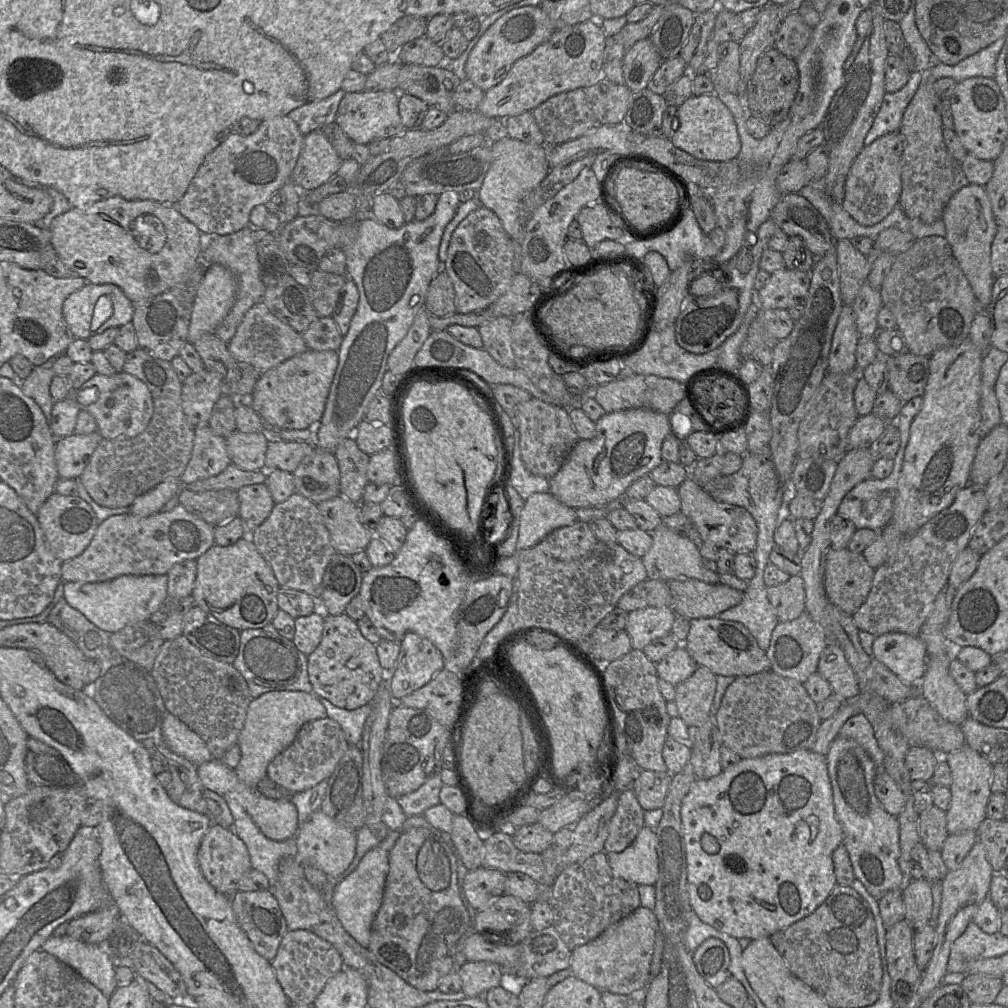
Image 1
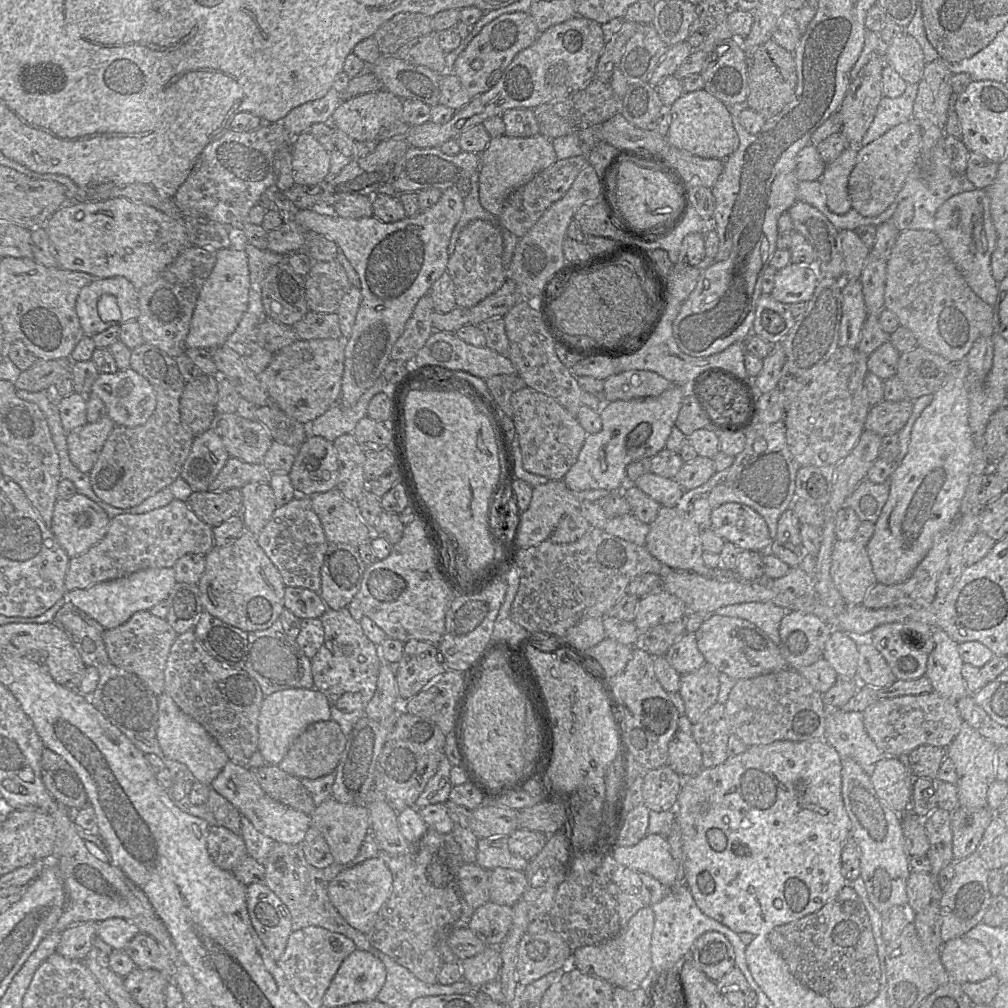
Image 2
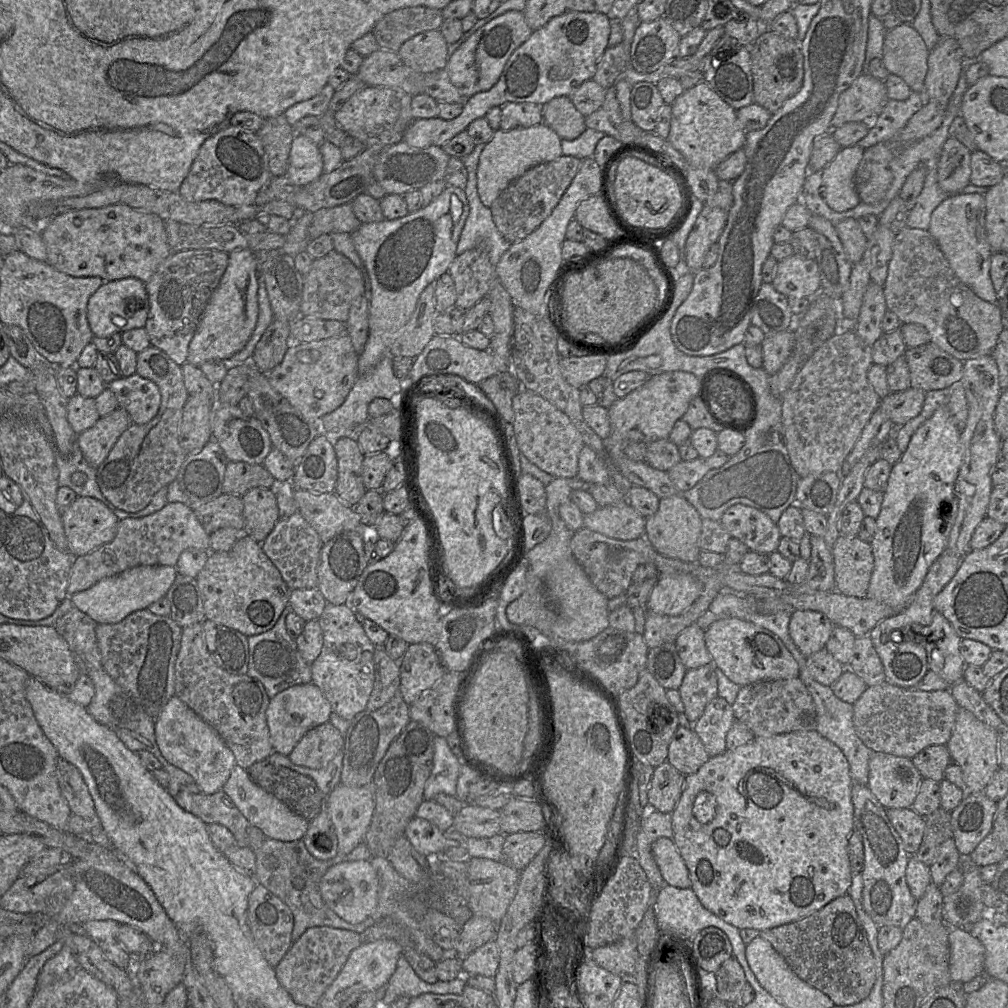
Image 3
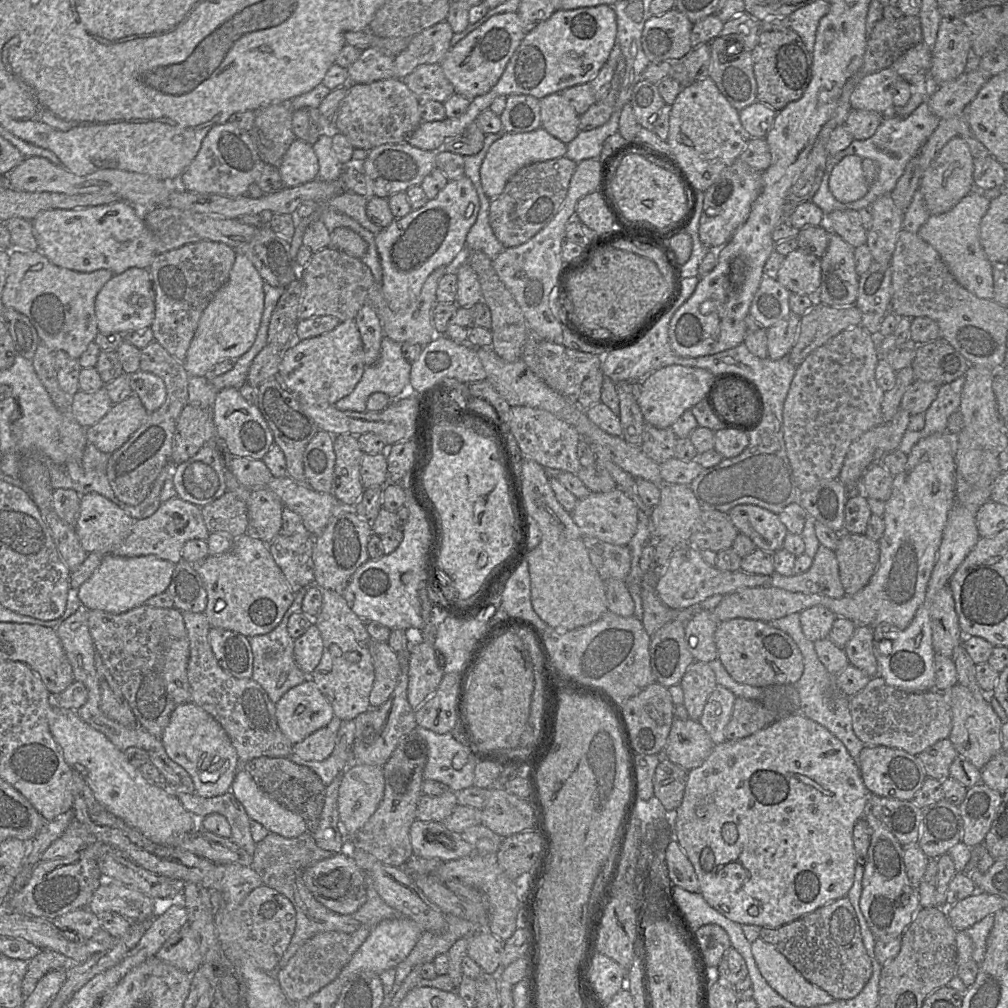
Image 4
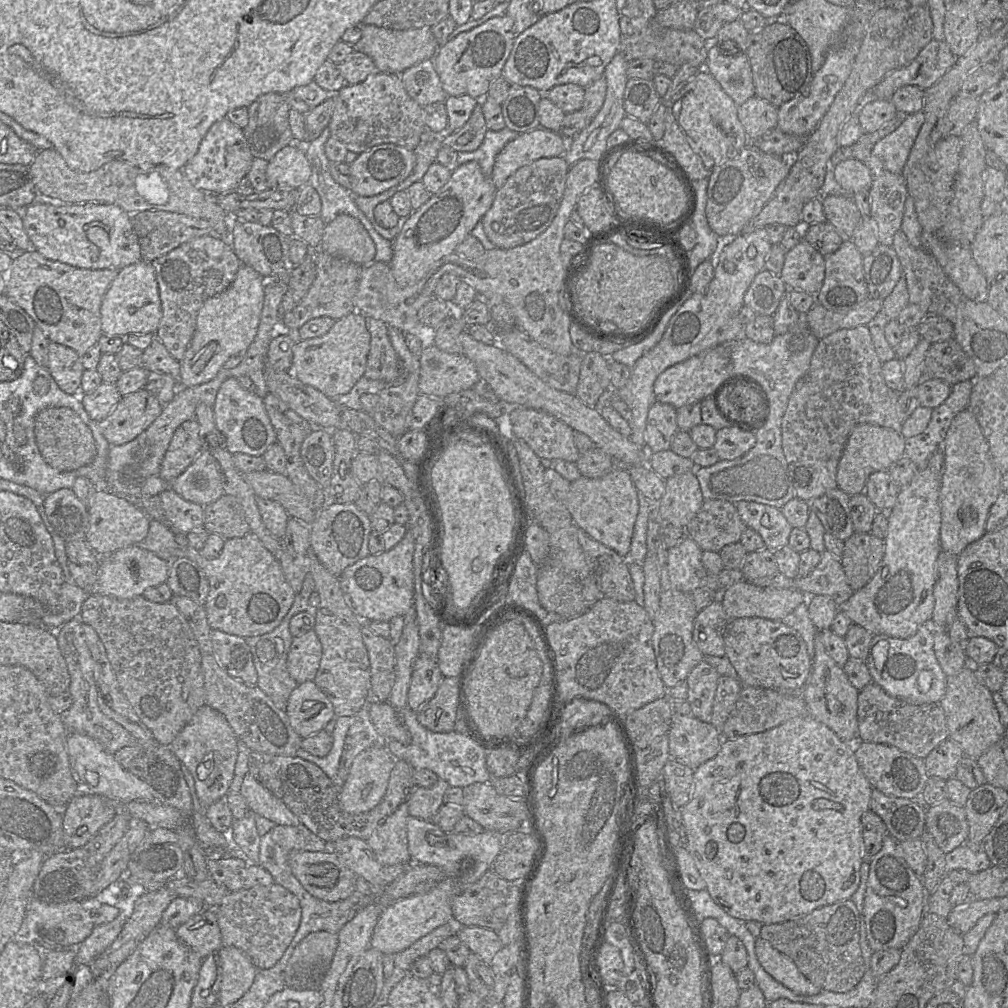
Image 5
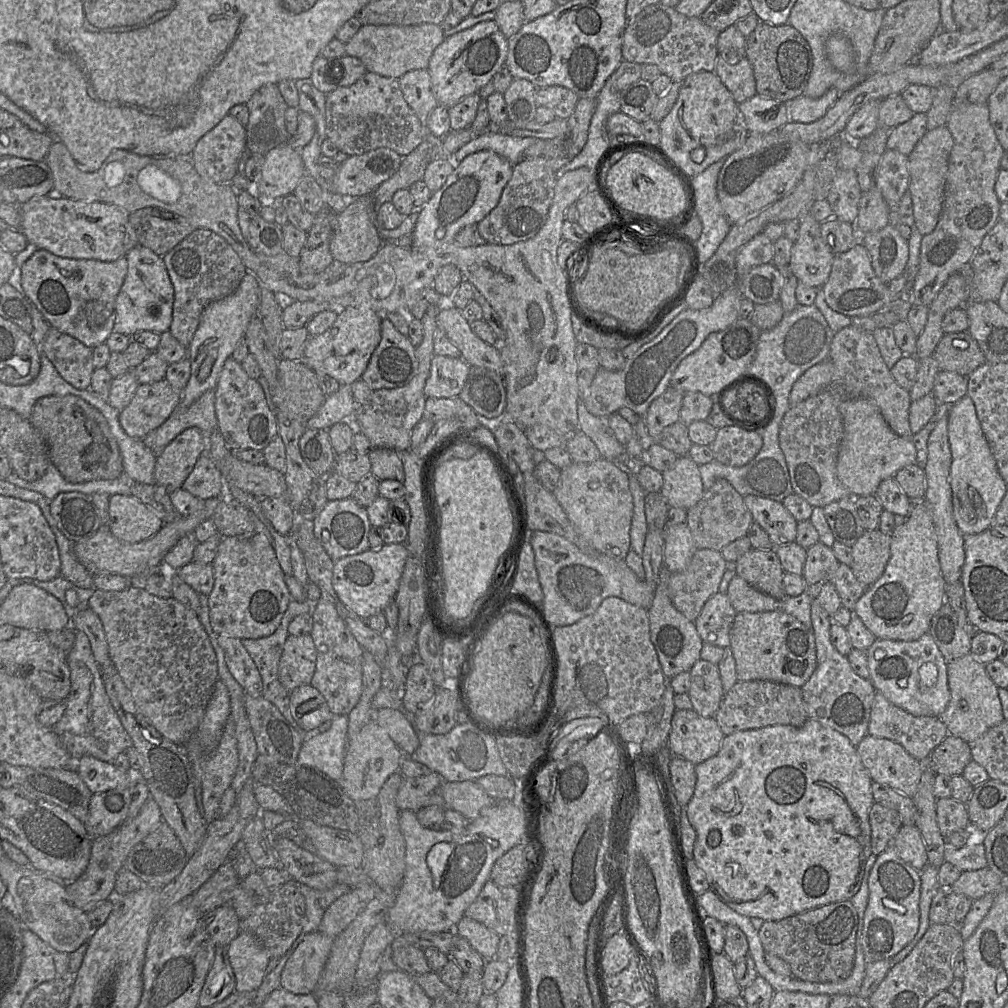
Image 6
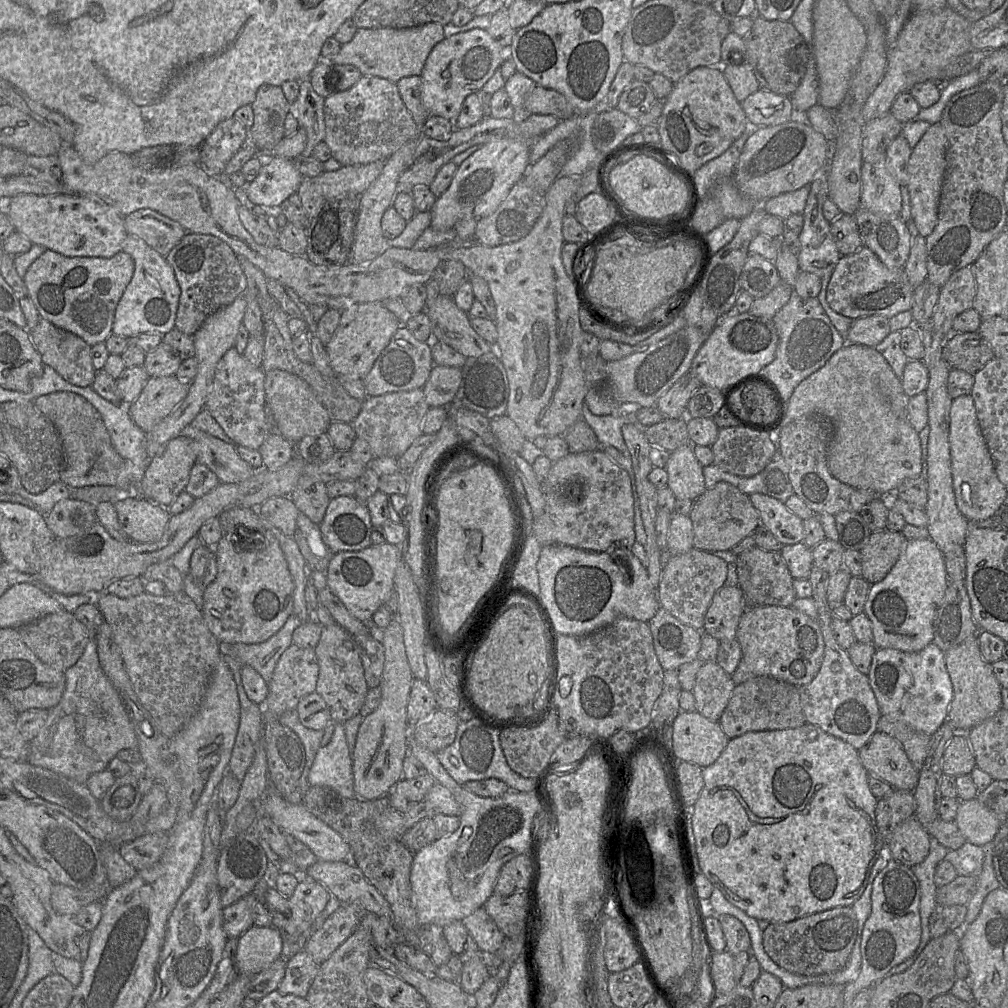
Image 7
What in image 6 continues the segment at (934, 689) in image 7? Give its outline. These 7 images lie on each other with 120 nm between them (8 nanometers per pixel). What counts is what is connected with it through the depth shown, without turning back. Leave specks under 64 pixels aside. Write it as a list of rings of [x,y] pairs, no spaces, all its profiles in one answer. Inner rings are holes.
[[[929,632],[913,641],[880,639],[867,649],[870,681],[876,692],[915,716],[940,716],[950,700],[948,663]]]

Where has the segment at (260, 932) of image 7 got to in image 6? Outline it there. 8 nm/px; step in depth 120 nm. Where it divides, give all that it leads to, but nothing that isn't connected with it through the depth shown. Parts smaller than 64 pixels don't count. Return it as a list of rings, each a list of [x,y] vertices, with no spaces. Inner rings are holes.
[[[242,931],[226,949],[235,976],[235,991],[255,991],[267,974],[268,950],[253,934]]]

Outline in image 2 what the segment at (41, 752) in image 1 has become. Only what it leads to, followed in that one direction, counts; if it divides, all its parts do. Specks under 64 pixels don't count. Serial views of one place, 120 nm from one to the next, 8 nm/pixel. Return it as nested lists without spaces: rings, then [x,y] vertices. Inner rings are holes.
[[[45,747],[40,765],[42,781],[57,802],[69,810],[77,810],[88,805],[82,782],[60,755]]]

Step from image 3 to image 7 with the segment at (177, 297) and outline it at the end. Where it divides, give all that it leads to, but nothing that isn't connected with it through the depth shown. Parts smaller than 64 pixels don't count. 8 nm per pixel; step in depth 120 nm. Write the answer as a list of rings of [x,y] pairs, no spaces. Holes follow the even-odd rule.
[[[187,233],[165,257],[173,268],[181,293],[175,319],[175,328],[192,336],[208,316],[232,303],[247,290],[245,275],[232,249],[219,238],[208,234]]]

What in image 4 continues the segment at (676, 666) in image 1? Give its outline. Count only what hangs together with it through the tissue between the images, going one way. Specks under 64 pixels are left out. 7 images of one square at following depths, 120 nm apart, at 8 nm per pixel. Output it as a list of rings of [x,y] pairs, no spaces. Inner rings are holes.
[[[701,610],[686,622],[685,640],[695,661],[708,663],[718,658],[715,631],[719,622],[712,610]]]

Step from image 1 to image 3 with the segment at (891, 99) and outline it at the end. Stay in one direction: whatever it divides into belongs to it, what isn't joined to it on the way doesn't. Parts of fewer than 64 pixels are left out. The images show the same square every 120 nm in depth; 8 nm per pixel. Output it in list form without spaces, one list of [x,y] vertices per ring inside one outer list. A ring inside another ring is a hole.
[[[911,92],[904,101],[888,99],[879,115],[870,122],[867,135],[856,145],[867,149],[893,140],[924,104],[925,97],[918,92]]]

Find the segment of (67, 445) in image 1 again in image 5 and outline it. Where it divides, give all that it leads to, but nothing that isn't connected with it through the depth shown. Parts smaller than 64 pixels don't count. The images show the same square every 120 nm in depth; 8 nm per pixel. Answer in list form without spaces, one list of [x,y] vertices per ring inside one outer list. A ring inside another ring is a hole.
[[[142,388],[122,396],[101,424],[101,432],[111,446],[134,440],[144,432],[163,411],[164,405],[148,390]]]

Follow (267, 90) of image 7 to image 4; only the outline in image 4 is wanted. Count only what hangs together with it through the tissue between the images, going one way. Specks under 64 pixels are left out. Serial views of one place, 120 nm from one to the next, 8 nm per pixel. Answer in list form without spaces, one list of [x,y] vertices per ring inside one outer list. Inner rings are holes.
[[[274,103],[253,112],[255,121],[249,133],[254,139],[259,156],[264,163],[278,168],[286,151],[296,138],[292,128],[292,110],[288,104]]]

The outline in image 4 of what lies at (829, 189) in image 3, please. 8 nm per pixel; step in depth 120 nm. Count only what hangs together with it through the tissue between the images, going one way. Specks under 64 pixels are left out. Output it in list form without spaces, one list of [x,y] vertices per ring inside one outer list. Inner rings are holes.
[[[848,155],[833,167],[829,189],[839,202],[854,202],[868,193],[870,186],[863,172],[862,161],[857,155]]]

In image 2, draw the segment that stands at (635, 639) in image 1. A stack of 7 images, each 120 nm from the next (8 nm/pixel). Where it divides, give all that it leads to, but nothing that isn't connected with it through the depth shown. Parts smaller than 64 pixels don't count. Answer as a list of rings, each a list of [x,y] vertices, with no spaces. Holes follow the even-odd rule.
[[[664,590],[659,594],[648,595],[640,599],[637,604],[634,624],[640,633],[641,639],[643,633],[650,628],[680,620],[687,613],[684,602]]]

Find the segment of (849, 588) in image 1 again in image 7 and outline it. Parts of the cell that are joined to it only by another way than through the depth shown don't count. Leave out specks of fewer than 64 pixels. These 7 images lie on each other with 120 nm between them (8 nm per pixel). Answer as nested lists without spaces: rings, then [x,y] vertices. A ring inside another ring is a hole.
[[[887,529],[872,532],[867,544],[860,550],[862,563],[861,576],[870,584],[881,581],[897,562],[907,541],[901,532]]]

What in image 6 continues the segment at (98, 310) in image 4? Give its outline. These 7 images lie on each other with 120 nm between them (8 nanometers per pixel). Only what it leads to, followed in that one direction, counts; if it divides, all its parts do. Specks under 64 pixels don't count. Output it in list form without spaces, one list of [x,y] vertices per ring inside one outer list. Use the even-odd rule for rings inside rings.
[[[136,245],[126,253],[125,259],[127,260],[127,273],[115,300],[115,320],[112,332],[130,337],[139,331],[152,331],[161,334],[169,330],[172,321],[174,289],[162,257],[149,248]]]

